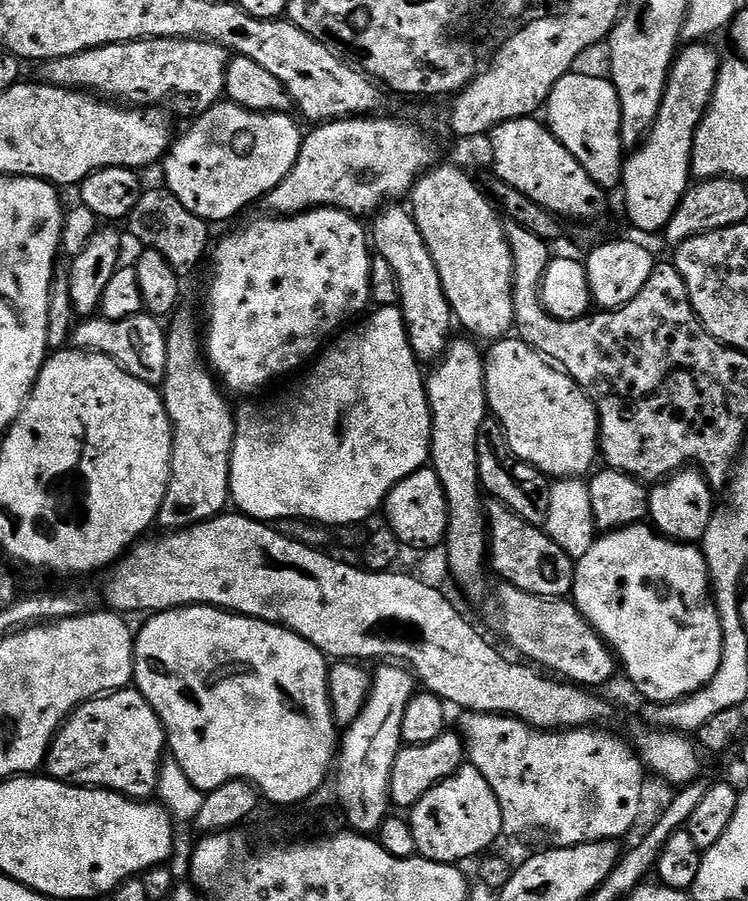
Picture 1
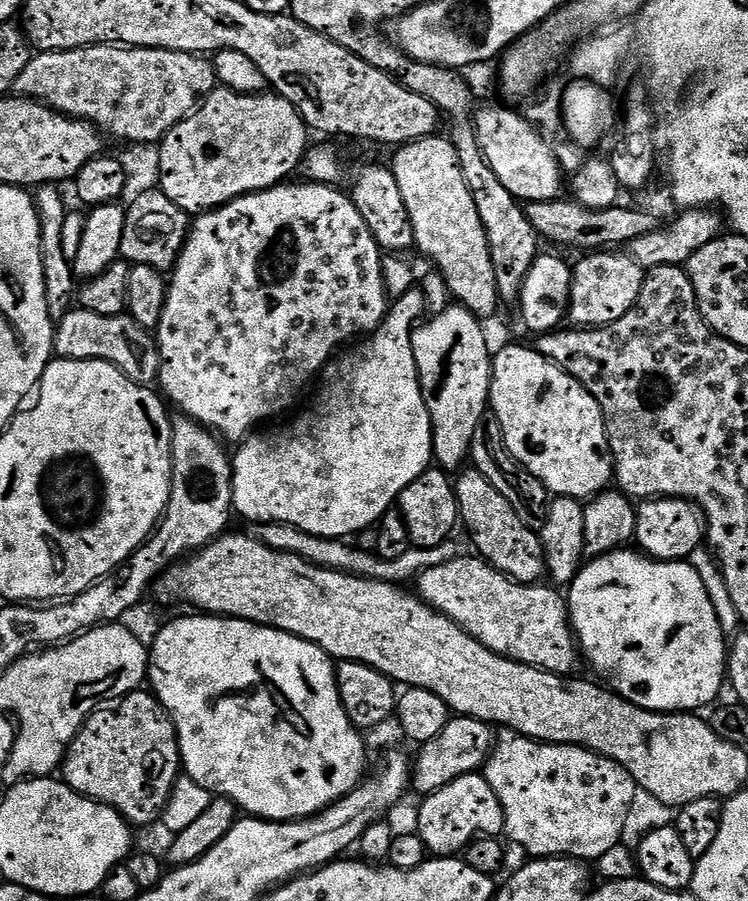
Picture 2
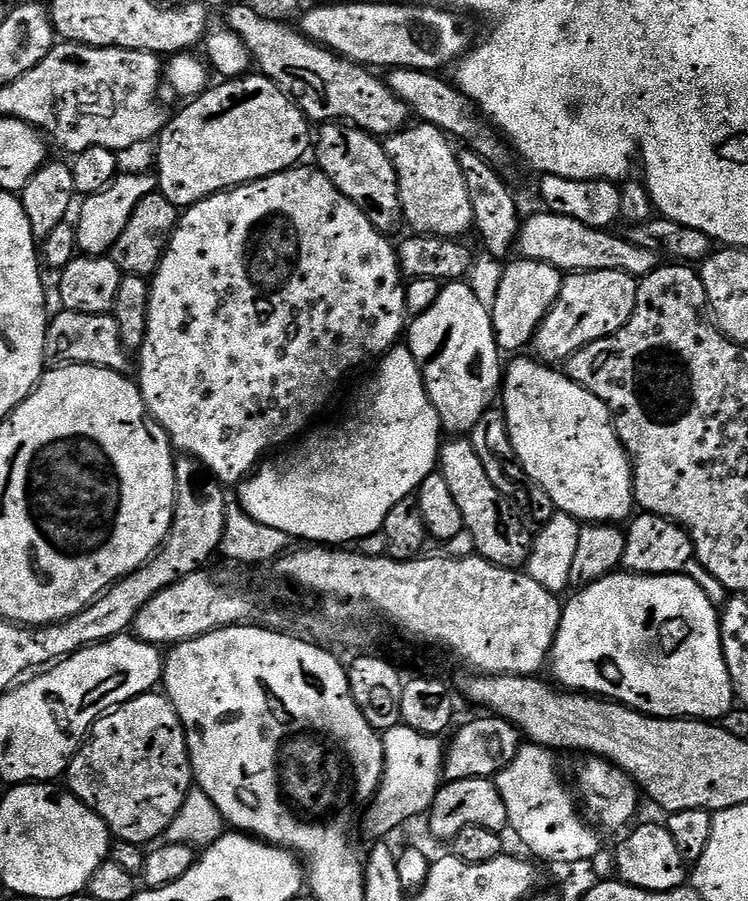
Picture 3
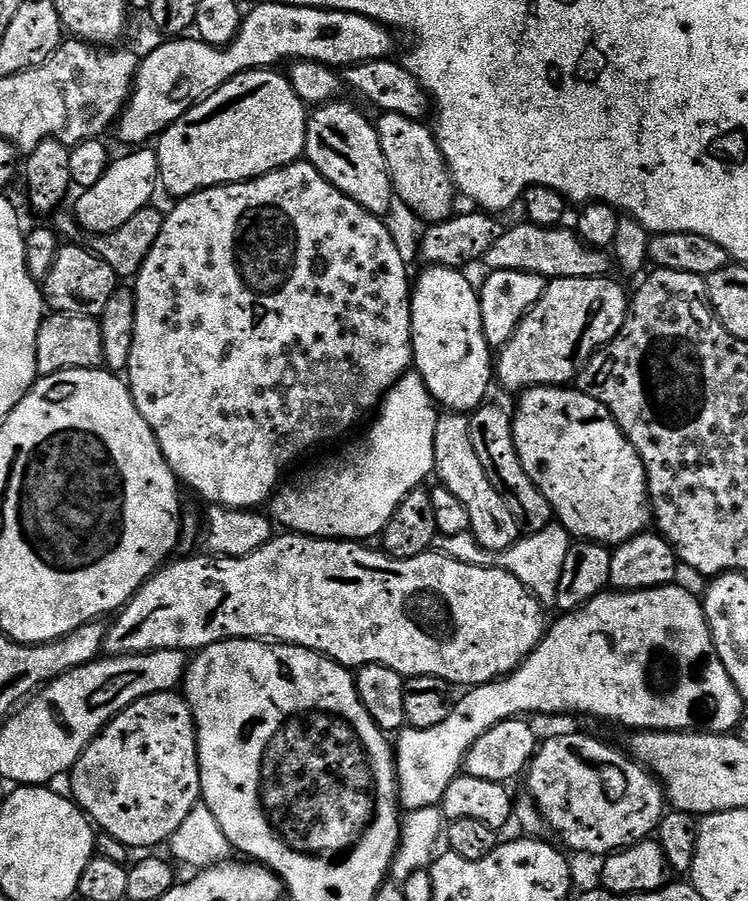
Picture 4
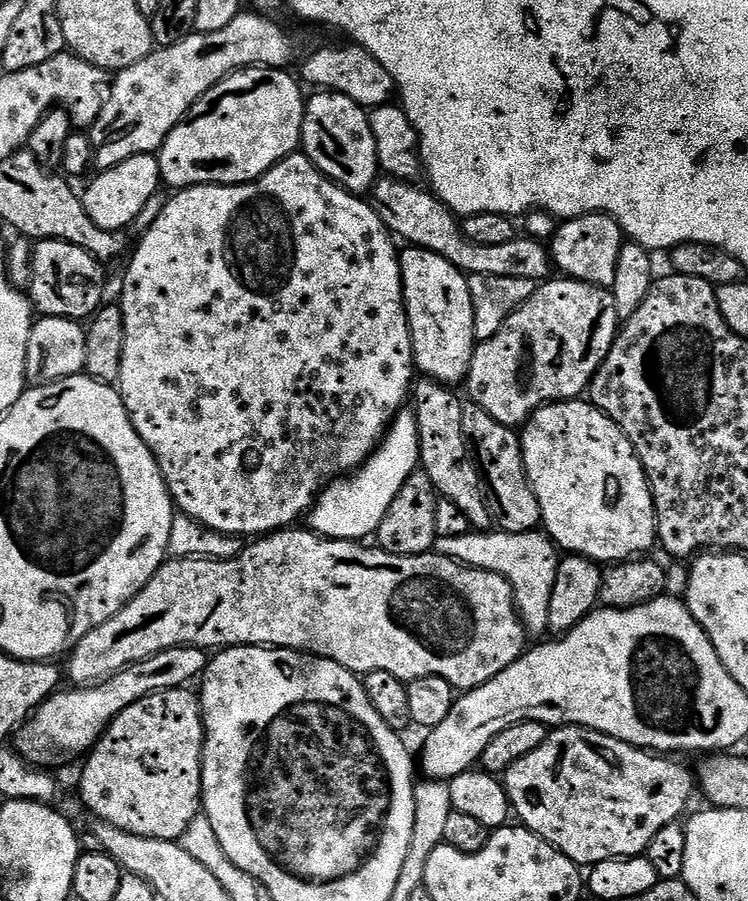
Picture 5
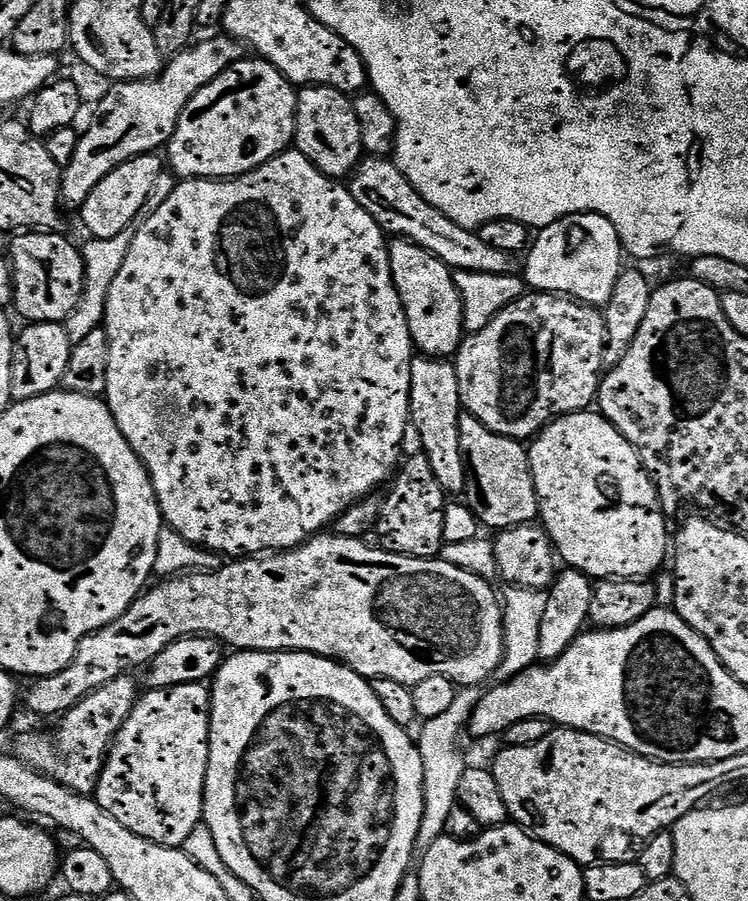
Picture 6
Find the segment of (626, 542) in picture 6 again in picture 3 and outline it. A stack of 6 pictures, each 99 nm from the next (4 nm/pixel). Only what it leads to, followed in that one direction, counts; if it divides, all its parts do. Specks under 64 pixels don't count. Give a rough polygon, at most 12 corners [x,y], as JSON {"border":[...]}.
{"border":[[524,354],[502,372],[518,462],[556,512],[627,521],[608,406]]}

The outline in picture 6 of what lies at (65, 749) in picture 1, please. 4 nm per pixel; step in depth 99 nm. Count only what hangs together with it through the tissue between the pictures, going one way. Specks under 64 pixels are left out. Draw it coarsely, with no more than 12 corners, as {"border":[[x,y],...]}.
{"border":[[207,683],[145,691],[94,799],[183,849],[204,819]]}

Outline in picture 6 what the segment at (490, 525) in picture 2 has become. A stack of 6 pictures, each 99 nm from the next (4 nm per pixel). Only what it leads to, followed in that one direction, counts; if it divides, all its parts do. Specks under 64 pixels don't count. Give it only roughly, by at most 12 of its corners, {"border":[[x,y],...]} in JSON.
{"border":[[413,355],[408,411],[446,494],[463,493],[451,359]]}

